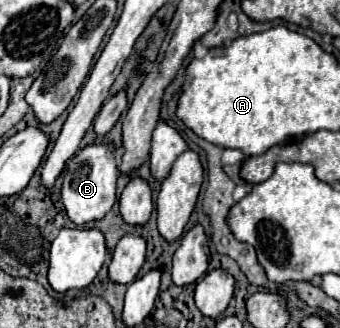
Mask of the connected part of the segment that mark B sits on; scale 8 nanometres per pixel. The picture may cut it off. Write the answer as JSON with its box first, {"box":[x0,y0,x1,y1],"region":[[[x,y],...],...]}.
{"box":[61,143,117,225],"region":[[[91,143],[83,149],[79,149],[65,165],[65,177],[63,177],[63,189],[61,189],[61,201],[65,205],[65,211],[69,219],[75,225],[83,225],[95,219],[103,219],[107,211],[115,203],[115,181],[117,181],[117,159],[109,143]]]}

